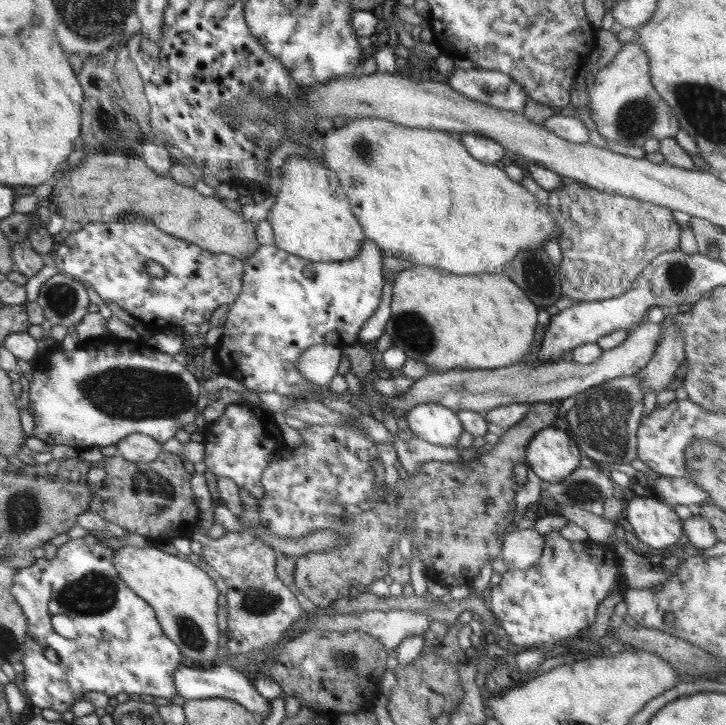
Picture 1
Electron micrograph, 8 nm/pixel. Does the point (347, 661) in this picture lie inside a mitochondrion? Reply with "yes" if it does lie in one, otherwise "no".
yes

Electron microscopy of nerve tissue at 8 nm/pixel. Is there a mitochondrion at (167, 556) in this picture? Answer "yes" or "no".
no

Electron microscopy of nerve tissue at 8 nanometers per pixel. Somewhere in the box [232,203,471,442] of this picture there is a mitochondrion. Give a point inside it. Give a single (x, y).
(414, 332)

